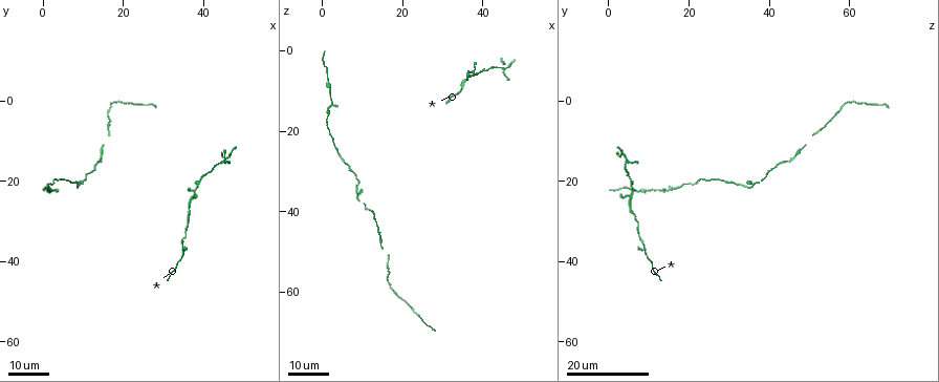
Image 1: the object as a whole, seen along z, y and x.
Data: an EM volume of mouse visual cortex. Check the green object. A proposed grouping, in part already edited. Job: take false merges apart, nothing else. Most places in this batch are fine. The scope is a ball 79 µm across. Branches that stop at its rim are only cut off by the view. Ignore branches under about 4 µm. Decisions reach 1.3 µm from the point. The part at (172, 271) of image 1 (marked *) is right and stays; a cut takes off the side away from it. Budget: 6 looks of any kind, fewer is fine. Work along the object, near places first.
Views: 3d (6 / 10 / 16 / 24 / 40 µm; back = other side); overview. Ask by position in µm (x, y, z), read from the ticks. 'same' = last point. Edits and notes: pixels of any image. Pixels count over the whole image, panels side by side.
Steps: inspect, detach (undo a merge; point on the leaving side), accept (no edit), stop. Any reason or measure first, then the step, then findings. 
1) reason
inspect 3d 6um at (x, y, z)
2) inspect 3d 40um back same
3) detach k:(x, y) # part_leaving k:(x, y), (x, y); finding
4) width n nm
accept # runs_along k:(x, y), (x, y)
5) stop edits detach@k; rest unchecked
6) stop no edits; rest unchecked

calibre changes
inspect 3d 16um at (8.5, 20.0, 30.5)

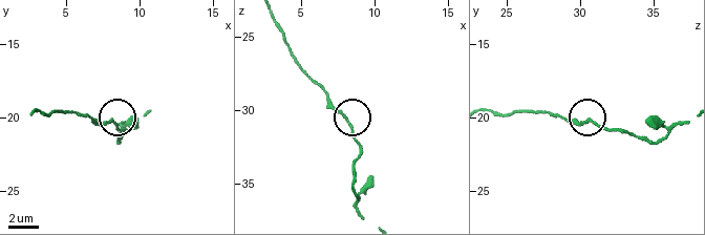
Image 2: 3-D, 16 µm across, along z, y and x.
inspect 3d 6um at (8.2, 20.4, 30.4)

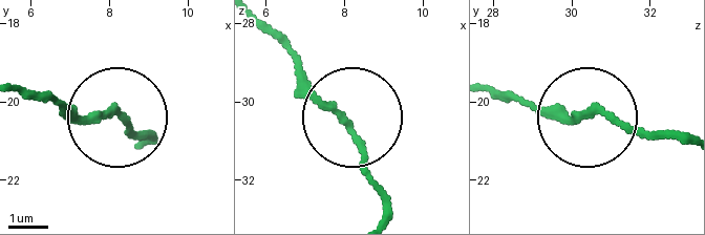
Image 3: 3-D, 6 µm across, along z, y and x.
width 160 nm
accept # runs_along 3:(261, 24), (312, 94), (342, 114), (382, 201); one neuron here

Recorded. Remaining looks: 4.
three arms meet
inspect 3d 16um at (8.5, 22.0, 36.0)

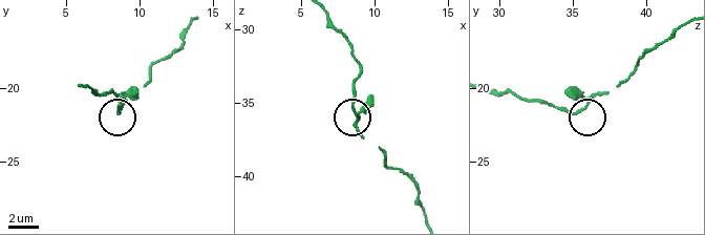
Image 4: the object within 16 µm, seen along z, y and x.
inspect 3d 10um at (8.6, 21.2, 35.6)

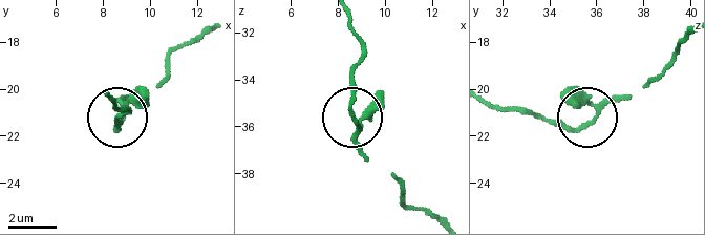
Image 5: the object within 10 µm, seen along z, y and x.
accept # runs_along 5:(346, 18), (361, 47), (355, 120), (383, 91); continuous, no second neuron

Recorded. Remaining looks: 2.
small branch off a trunk
inspect 3d 24um at (37.5, 22.0, 6.0)

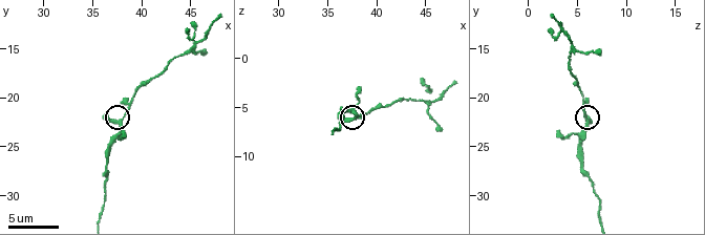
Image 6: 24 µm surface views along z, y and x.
inspect 3d 10um at (38.0, 22.2, 6.2)

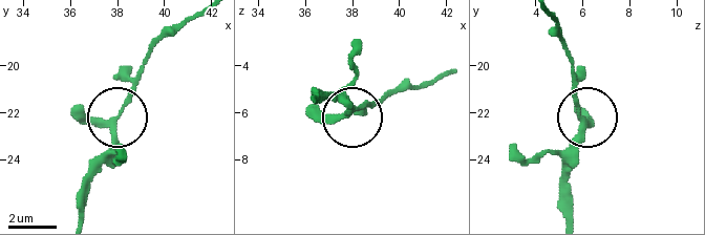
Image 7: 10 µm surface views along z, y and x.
side_arm 18 um; arms 3
accept # all the same neuron

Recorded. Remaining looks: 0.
stop no edits; rest unchecked

